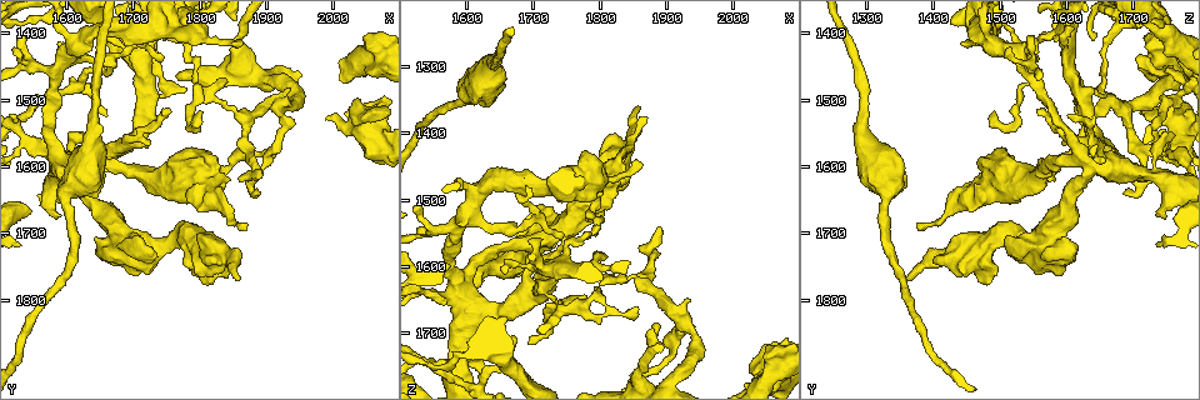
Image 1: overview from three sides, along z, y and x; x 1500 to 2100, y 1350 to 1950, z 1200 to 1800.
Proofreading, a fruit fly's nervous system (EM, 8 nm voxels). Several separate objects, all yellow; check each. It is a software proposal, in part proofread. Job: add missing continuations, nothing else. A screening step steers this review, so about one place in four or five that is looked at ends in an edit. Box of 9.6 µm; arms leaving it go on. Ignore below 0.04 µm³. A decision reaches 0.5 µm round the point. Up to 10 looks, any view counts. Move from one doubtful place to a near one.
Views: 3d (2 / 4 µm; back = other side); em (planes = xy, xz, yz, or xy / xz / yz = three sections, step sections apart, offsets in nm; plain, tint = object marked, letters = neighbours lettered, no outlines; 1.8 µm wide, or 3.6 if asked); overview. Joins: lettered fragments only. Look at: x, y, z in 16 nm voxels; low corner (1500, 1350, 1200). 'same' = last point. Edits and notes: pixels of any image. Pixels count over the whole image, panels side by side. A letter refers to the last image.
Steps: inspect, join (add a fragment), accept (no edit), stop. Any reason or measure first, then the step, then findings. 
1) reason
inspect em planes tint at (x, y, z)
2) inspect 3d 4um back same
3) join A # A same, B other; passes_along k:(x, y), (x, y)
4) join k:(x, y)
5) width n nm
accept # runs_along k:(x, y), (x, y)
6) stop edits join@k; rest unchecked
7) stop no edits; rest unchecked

an open end
inspect 3d 2um at (1665, 1435, 1705)

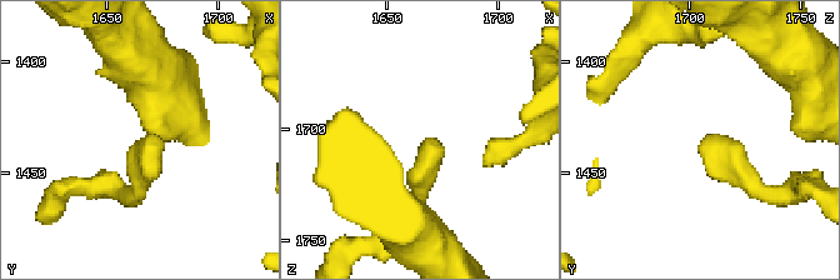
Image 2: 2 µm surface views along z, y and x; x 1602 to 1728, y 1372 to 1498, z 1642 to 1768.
need the tissue
inspect em planes tint at (1671, 1435, 1706)

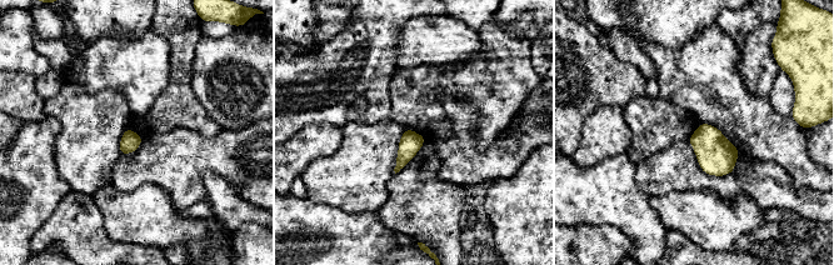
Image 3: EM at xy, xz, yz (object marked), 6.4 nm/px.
inspect em planes letters same

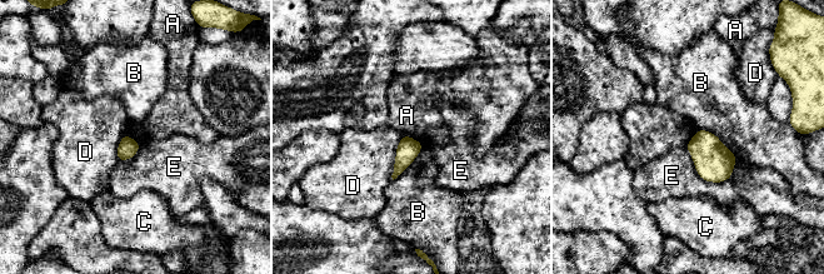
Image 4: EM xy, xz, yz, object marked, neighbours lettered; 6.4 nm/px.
accept # A other, B other, C other, D other, E other; no lettered fragment goes on from it

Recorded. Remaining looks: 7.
tapers out
inspect 3d 4um at (1835, 1475, 1620)

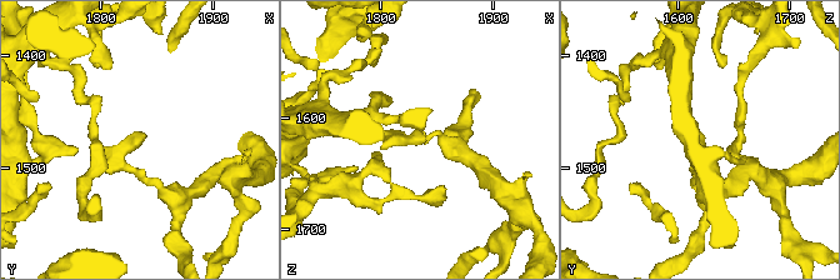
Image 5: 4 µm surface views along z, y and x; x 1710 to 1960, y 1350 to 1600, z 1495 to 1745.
inspect em planes plain at (1838, 1472, 1622)

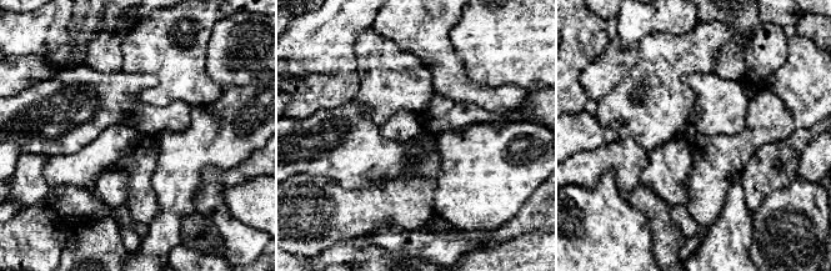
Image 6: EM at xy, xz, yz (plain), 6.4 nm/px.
what lies round it
inspect em planes letters same

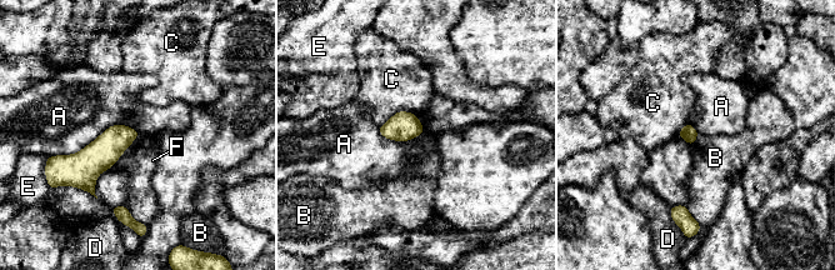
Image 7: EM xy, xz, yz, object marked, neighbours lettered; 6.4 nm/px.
accept # A other, B other, C other, D other, E other, F other; border 7:(139, 134), (109, 168); no lettered fragment goes on from it

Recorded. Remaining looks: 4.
arms part here
inspect em xy step 4 tint at (1925, 1510, 1685)

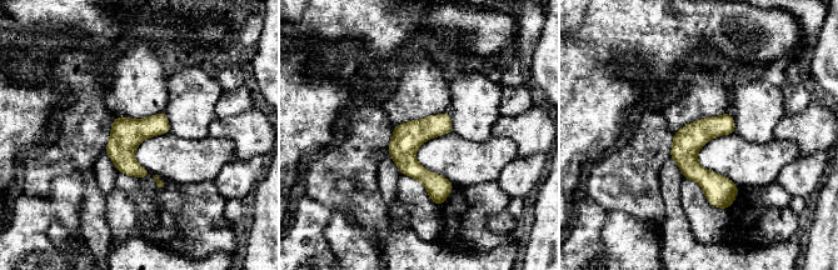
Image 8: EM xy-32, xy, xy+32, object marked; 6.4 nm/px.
inspect em xy step 4 letters same

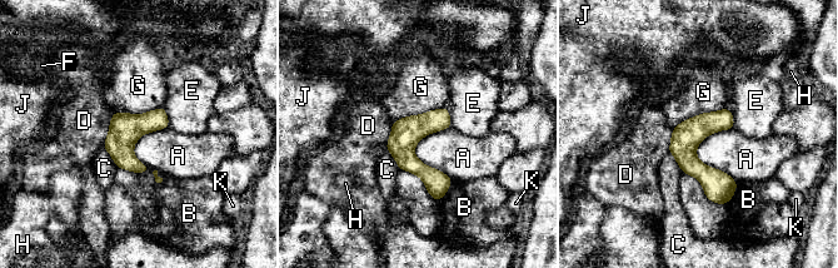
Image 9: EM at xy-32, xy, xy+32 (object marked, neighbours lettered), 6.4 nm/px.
width 190 nm
accept # A other, B other, C other, D other, E other, F other, G other, H other, J other, K other; runs_along 9:(726, 112), (691, 142), (723, 200); no lettered fragment goes on from it

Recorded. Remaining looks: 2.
free end
inspect em 3.6um xy step 8 letters at (2030, 1500, 1760)

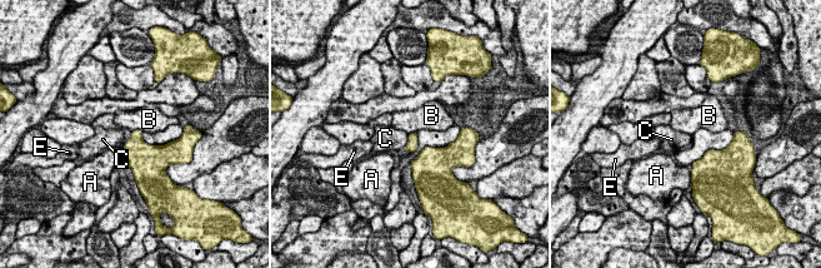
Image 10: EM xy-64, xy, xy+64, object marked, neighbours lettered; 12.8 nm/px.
inspect em 3.6um planes letters same

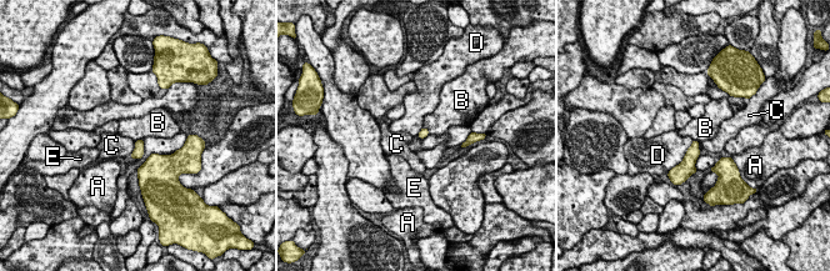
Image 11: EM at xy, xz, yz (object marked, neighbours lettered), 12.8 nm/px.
accept # A other, B other, C other, D other, E other; border 11:(423, 126), (429, 133); none of them fits

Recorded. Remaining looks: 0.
stop no edits; rest unchecked

